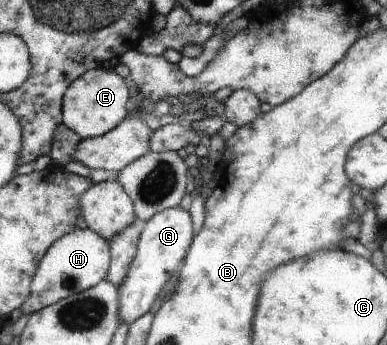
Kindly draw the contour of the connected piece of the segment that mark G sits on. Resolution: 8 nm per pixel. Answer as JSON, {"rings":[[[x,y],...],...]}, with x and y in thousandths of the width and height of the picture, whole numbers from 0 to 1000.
{"rings":[[[434,603],[426,614],[395,626],[385,643],[370,649],[370,678],[359,699],[354,745],[339,759],[339,777],[318,823],[305,832],[307,852],[307,942],[344,939],[372,910],[380,910],[421,835],[432,829],[432,812],[447,788],[457,788],[463,759],[481,748],[483,719],[499,690],[499,655],[494,632],[478,609]]]}

